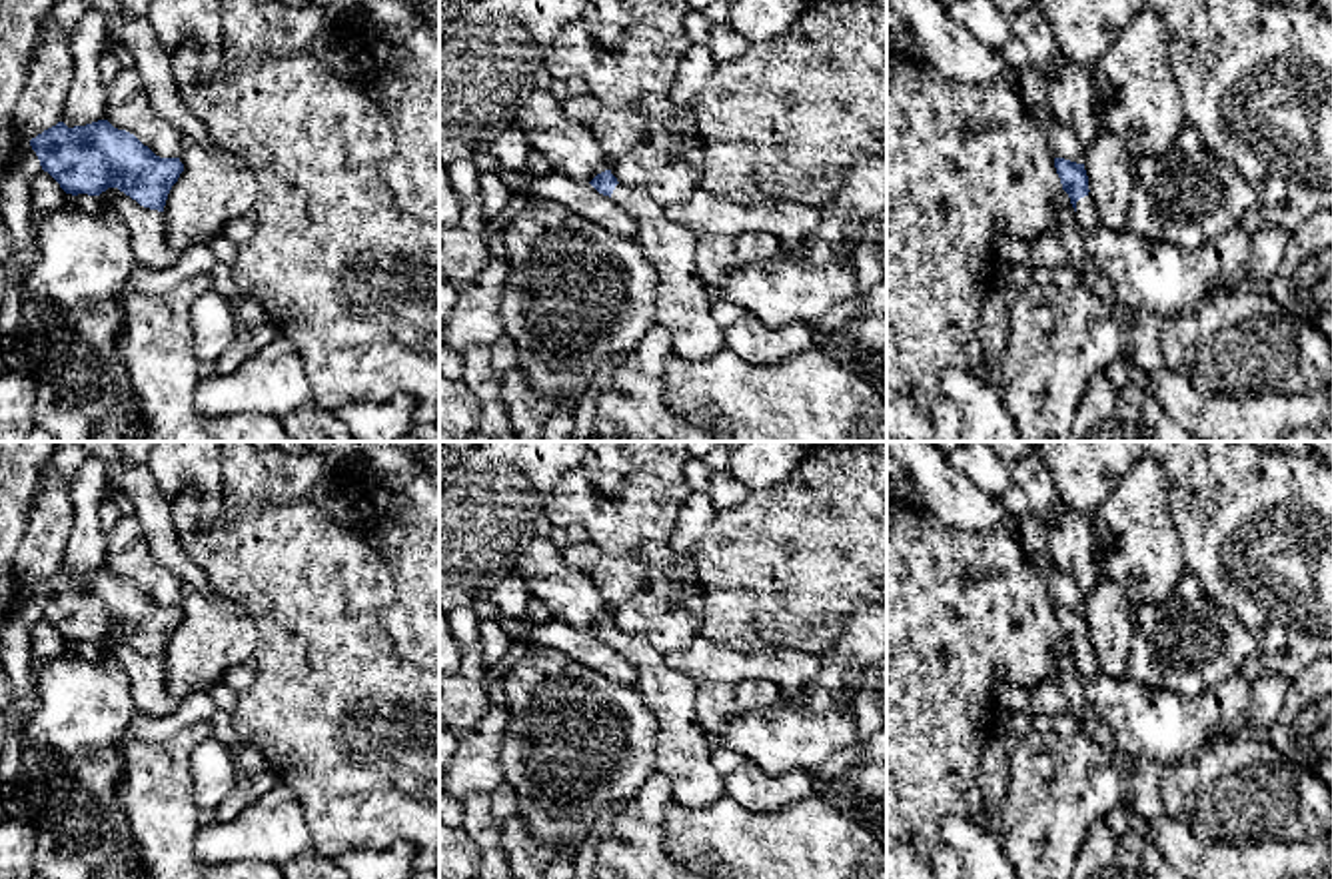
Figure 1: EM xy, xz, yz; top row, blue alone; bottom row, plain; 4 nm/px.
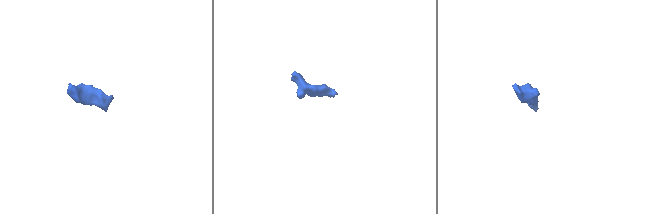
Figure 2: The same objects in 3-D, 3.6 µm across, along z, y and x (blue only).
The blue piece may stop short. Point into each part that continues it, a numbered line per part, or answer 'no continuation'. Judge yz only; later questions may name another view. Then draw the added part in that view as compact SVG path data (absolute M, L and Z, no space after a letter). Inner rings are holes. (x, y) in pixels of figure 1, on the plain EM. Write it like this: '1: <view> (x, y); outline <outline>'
1: yz (1087, 666); outline M1090 639L1076 649L1074 663L1076 663L1076 671L1082 675L1082 679L1100 675L1100 667L1098 667L1096 653L1094 653Z

